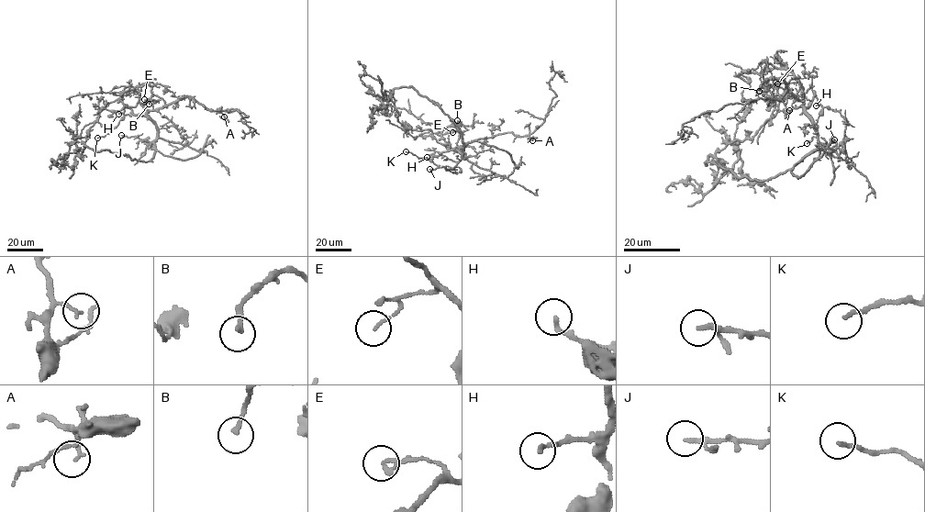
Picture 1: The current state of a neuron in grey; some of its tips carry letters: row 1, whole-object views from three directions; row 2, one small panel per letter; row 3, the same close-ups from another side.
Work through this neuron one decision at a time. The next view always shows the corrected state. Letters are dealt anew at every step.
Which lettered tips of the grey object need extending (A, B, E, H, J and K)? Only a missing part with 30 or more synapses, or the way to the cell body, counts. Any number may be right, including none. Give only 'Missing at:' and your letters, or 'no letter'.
Missing at: no letter

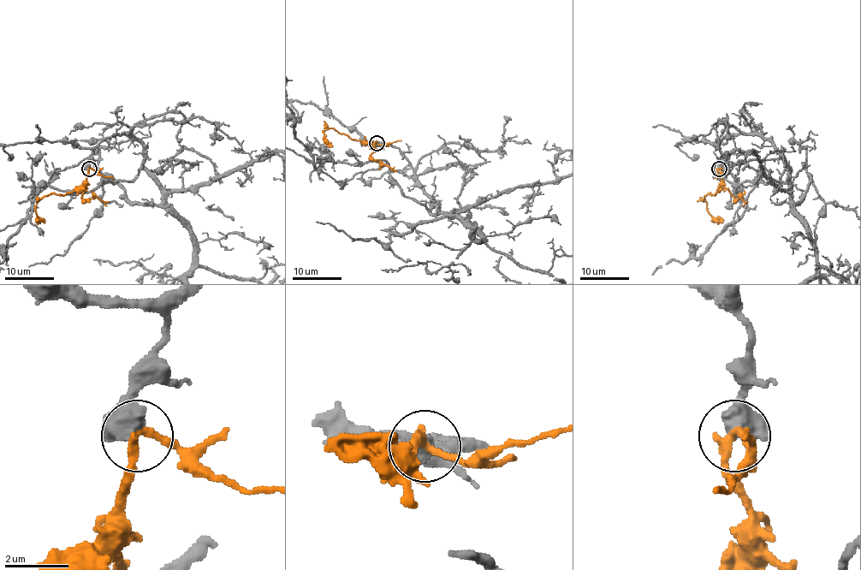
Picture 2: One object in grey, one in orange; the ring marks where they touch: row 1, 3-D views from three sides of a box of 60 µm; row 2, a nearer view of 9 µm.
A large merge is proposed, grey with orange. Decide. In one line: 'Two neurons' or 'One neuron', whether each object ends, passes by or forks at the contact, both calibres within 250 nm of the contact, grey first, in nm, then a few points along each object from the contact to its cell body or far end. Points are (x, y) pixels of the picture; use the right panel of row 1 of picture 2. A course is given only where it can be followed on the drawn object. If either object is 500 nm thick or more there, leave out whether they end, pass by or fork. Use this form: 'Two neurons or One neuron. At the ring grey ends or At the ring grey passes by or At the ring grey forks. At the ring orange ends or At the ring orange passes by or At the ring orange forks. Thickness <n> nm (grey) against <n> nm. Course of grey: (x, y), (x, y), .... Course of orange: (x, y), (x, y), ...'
Two neurons. Thickness 500 nm (grey) against 240 nm. Course of orange: (720, 169), (721, 187), (715, 194), (709, 192), (704, 201), (707, 210), (723, 222)

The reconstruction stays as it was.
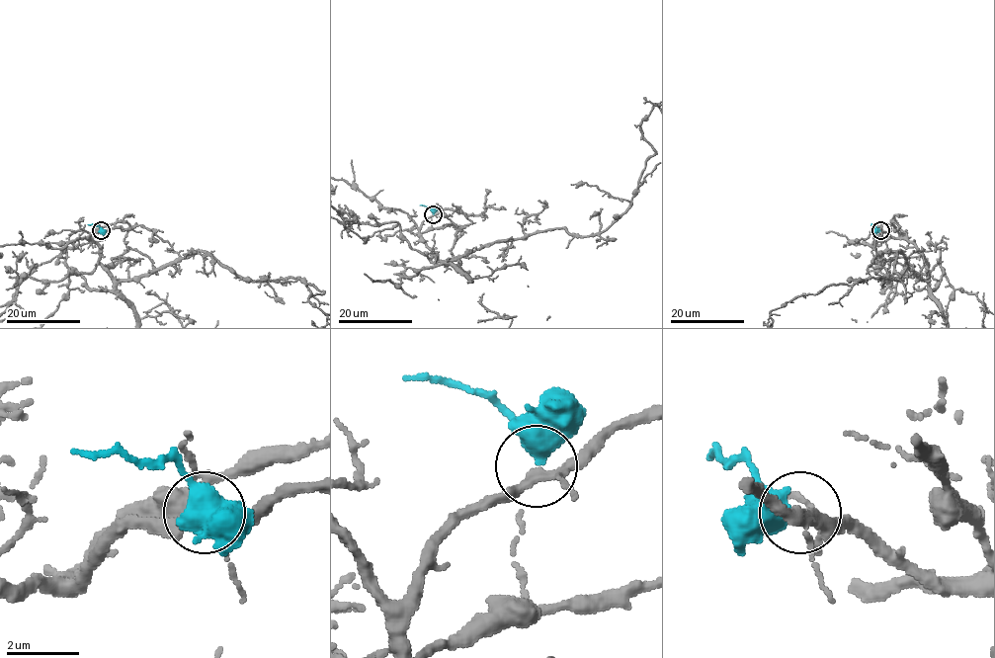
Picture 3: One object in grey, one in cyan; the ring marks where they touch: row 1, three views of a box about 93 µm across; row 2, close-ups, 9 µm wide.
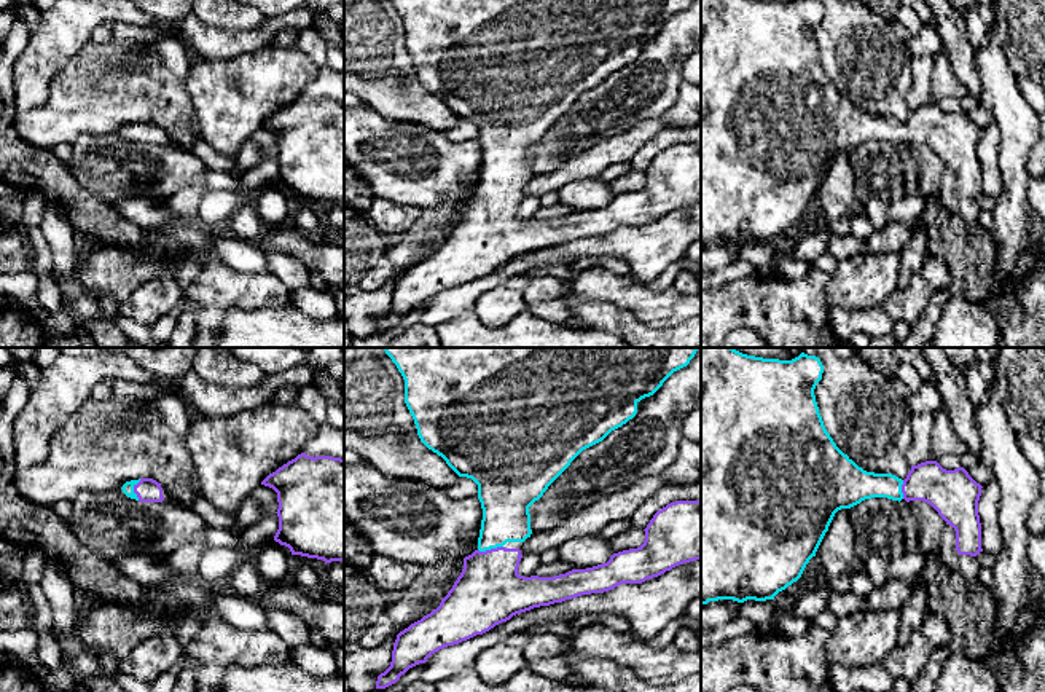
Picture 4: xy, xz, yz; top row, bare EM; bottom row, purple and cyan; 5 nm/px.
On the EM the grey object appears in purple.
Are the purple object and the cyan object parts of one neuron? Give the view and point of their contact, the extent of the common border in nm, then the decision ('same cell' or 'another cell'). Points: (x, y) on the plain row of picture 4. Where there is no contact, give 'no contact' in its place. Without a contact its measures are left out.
meets purple in xz at (491, 192); contact 130 nm long; same cell

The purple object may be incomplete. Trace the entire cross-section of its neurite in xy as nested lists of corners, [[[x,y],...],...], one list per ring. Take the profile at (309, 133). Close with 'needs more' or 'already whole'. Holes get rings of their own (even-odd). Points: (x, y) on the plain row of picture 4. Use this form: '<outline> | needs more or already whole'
[[[301,96],[261,128],[277,136],[276,185],[325,207],[344,204],[344,102]]] | already whole

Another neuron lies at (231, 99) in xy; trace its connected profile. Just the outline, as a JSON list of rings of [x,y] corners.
[[[296,45],[190,65],[186,89],[201,137],[218,153],[239,155],[269,116],[304,96],[317,73]]]

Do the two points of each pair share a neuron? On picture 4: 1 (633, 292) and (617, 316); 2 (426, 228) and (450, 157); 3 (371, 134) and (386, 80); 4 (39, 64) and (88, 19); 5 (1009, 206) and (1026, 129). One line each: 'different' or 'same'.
1: different
2: different
3: different
4: same
5: same

